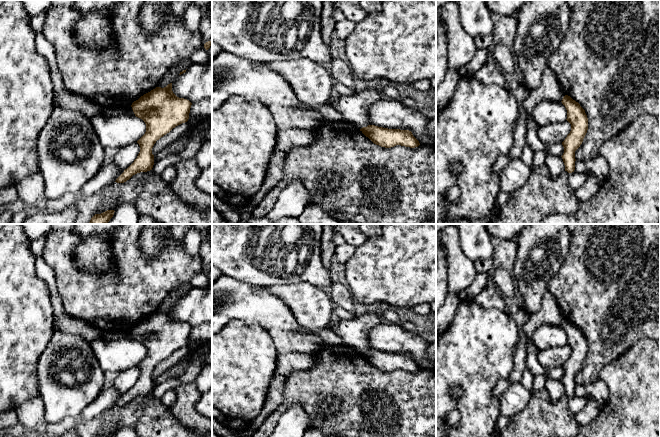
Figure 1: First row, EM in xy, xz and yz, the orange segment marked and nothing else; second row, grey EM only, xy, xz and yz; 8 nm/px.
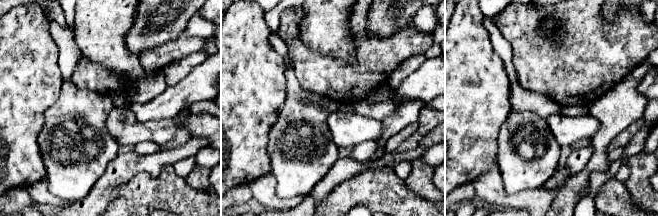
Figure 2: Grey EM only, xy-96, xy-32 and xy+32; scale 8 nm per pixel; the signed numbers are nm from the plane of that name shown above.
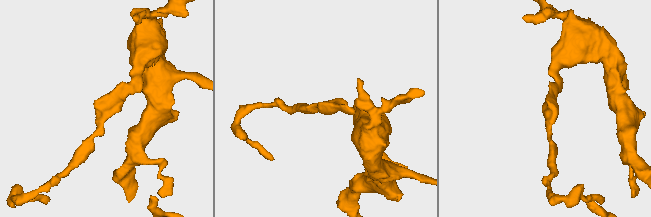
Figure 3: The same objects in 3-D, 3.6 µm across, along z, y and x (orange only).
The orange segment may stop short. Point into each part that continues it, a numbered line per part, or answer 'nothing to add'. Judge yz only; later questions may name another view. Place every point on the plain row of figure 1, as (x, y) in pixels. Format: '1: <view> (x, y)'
1: yz (549, 312)

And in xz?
1: xz (353, 332)

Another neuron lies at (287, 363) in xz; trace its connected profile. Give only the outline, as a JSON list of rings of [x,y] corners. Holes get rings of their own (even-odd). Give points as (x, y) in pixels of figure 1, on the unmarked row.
[[[286,353],[277,355],[276,373],[287,377],[293,371],[307,370],[314,364],[312,354]]]

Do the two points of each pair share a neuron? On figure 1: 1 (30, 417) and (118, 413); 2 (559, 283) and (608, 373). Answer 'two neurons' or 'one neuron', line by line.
1: one neuron
2: two neurons

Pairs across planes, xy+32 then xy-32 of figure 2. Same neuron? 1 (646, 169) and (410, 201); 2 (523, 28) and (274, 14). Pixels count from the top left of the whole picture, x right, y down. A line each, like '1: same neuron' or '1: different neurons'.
1: different neurons
2: different neurons

